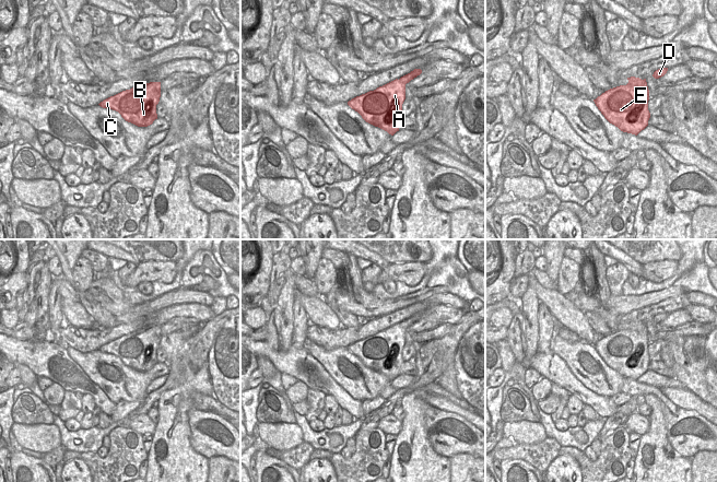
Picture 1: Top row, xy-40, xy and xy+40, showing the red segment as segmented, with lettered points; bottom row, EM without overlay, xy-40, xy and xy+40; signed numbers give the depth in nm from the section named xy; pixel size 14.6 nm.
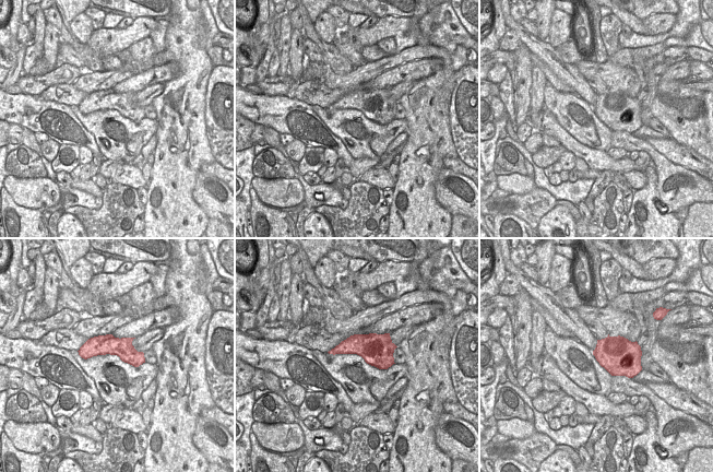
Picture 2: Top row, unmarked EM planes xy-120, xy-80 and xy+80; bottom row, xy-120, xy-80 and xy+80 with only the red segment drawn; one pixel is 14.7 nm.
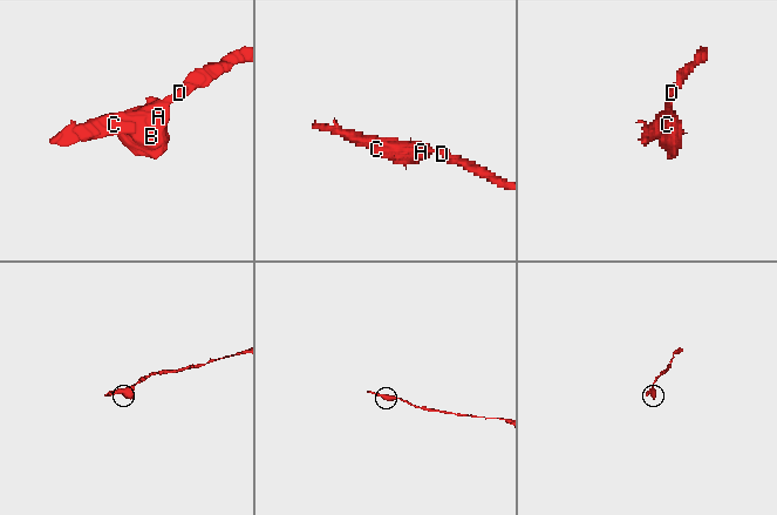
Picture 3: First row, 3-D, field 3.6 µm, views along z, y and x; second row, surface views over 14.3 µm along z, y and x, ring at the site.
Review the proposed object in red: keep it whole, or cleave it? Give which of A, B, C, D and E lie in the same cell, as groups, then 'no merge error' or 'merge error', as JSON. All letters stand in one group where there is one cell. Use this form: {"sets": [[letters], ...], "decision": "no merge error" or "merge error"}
{"sets": [["A", "B", "C", "D", "E"]], "decision": "no merge error"}

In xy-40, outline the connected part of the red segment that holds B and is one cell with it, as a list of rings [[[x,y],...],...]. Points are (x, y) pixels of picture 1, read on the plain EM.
[[[150,327],[122,336],[98,350],[118,356],[126,366],[138,372],[148,372],[157,364],[156,350],[160,342],[161,327]]]

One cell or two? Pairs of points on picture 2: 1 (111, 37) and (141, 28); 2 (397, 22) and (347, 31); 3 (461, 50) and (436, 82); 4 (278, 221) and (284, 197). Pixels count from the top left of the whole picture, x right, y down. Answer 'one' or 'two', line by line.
1: one
2: one
3: two
4: two

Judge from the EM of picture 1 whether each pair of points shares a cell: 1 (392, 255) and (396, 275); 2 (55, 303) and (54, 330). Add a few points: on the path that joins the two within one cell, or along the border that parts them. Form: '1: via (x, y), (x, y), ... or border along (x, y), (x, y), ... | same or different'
1: border along (420, 262), (390, 263) | different
2: via (55, 309), (55, 324) | same

